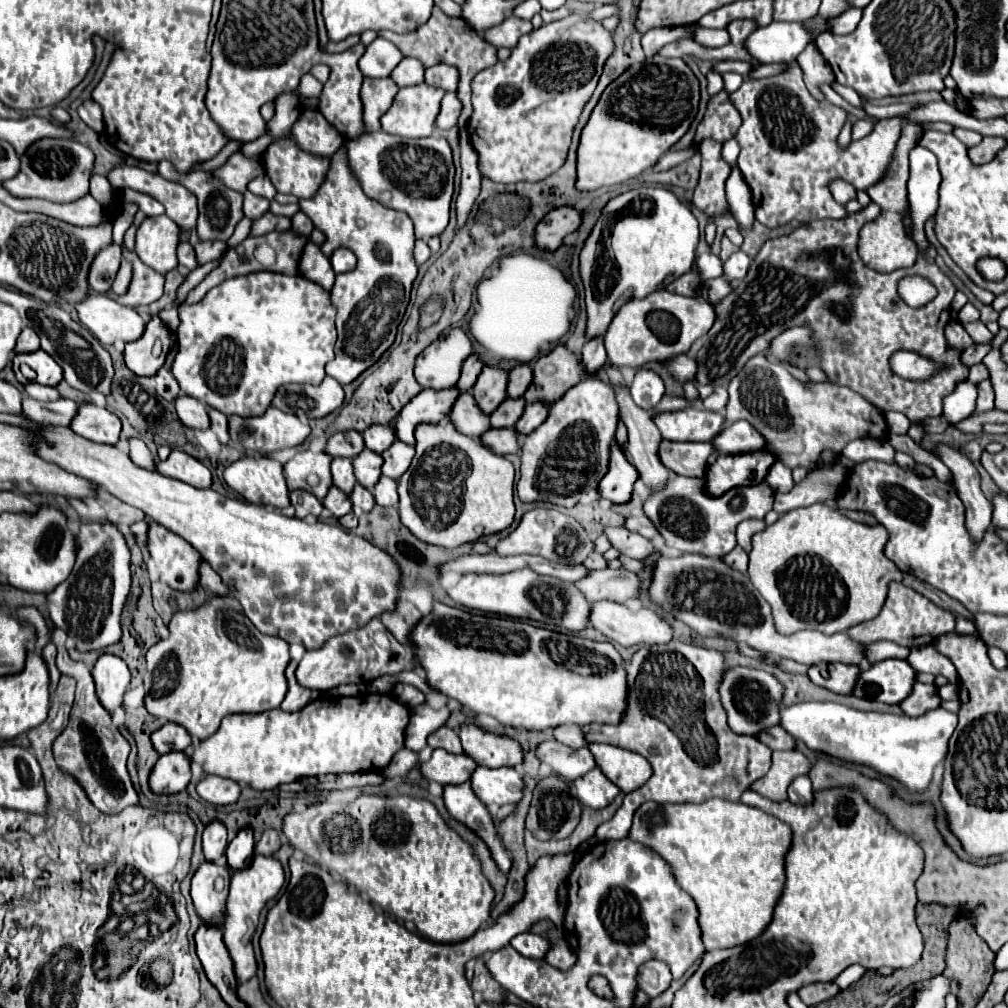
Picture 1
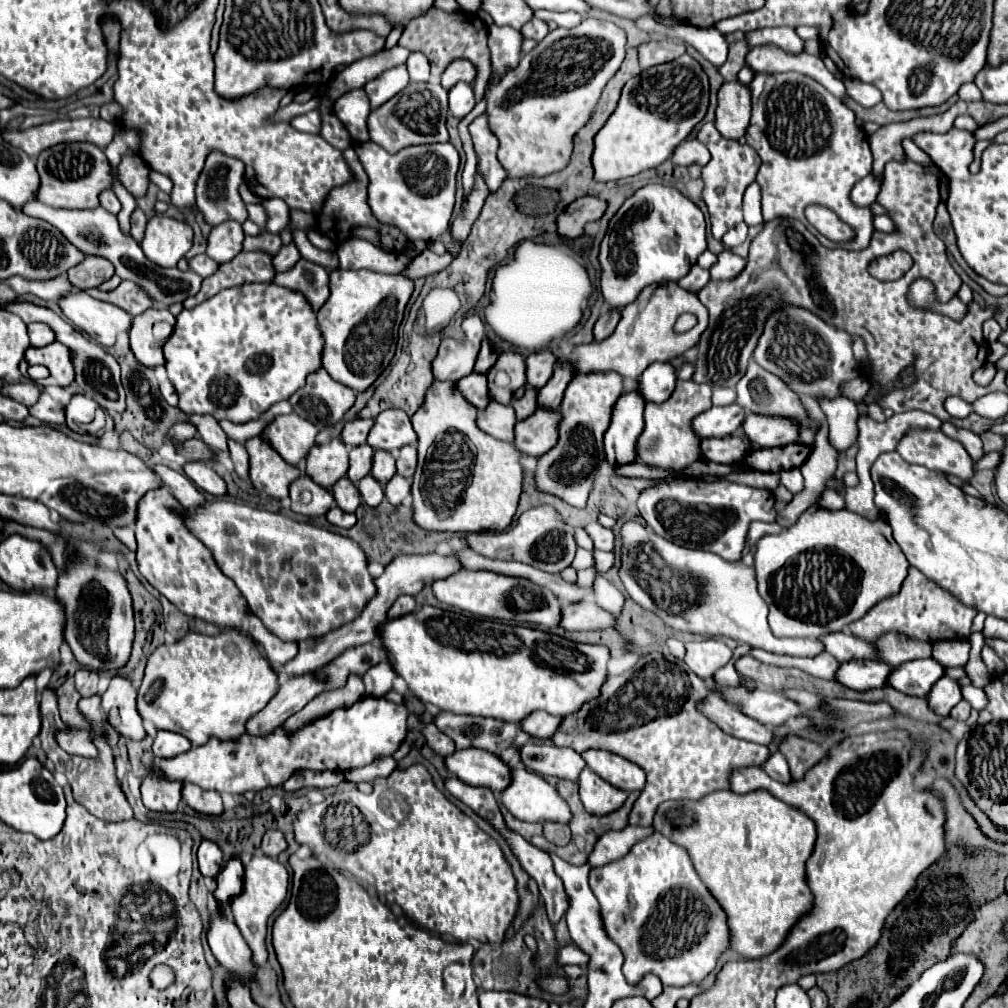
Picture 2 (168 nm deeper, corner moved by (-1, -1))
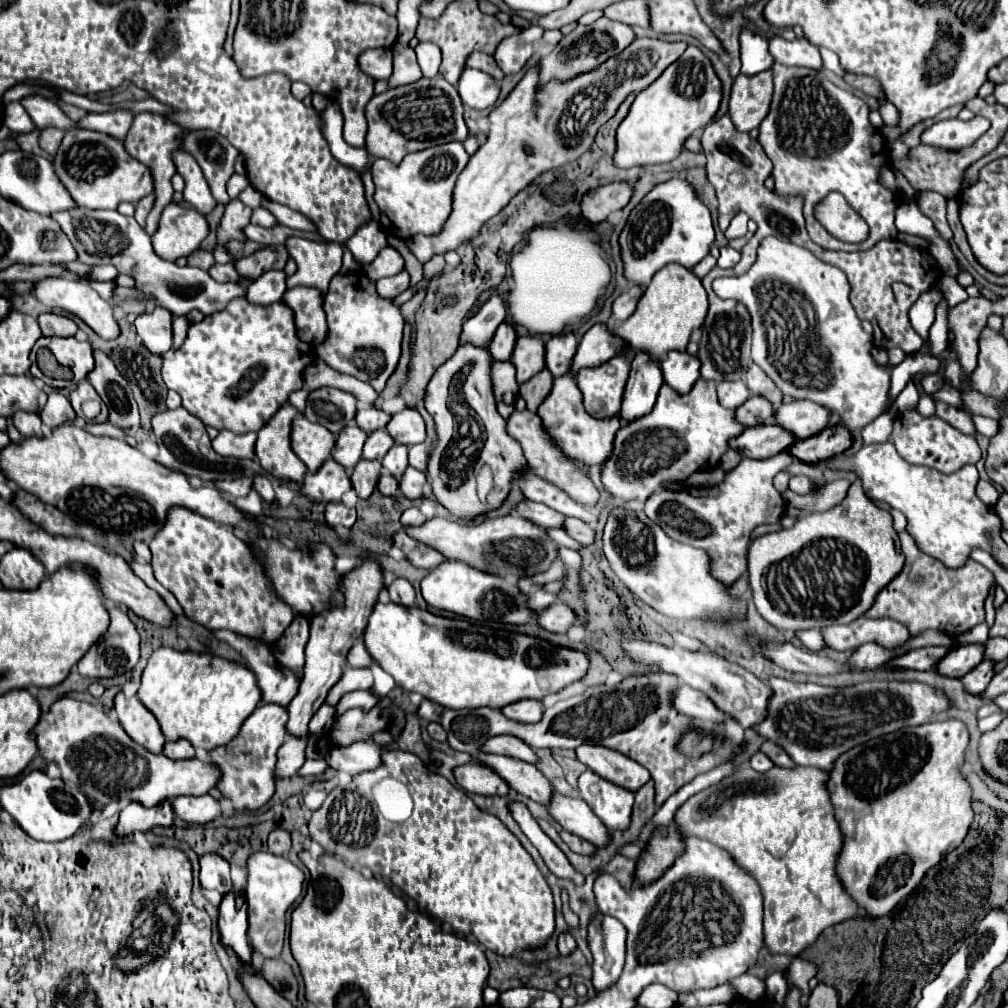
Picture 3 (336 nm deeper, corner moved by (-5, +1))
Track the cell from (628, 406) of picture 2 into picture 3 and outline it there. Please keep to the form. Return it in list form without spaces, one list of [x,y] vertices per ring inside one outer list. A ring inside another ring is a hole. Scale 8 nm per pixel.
[[[637,350],[631,360],[631,374],[621,404],[621,418],[629,422],[651,412],[661,384],[663,372],[659,372],[659,362],[651,358],[649,352]]]

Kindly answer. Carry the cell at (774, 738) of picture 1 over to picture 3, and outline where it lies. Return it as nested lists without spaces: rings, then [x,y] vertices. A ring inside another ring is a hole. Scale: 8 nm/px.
[[[681,684],[679,690],[675,690],[671,704],[675,704],[675,710],[679,714],[689,716],[689,718],[701,718],[707,724],[719,724],[725,720],[723,712],[719,712],[705,694],[697,692],[685,684]]]

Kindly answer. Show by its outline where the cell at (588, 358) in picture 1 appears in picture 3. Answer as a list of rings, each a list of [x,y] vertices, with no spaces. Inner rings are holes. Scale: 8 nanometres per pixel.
[[[631,286],[627,292],[623,292],[615,302],[613,302],[613,318],[617,322],[625,322],[633,312],[635,312],[635,306],[639,302],[639,298],[643,296],[645,288],[643,286]]]

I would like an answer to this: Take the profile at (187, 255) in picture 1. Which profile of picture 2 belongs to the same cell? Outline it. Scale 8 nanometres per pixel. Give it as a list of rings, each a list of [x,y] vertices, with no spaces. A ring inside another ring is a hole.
[[[197,254],[197,256],[193,256],[193,258],[189,260],[189,266],[191,266],[191,270],[197,272],[201,278],[207,278],[207,276],[211,276],[211,274],[217,270],[219,264],[215,264],[215,262],[213,262],[209,256],[205,256],[205,254]]]

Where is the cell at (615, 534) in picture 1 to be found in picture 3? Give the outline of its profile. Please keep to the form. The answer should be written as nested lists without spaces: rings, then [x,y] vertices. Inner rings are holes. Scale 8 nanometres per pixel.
[[[567,518],[563,522],[563,530],[577,542],[581,544],[591,544],[593,542],[593,528],[577,518]]]

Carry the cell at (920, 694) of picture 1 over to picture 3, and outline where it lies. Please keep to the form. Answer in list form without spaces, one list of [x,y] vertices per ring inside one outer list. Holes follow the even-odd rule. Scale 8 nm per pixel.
[[[983,660],[977,668],[973,668],[969,674],[965,674],[965,676],[961,678],[961,682],[963,682],[965,688],[967,688],[969,692],[973,692],[973,694],[983,692],[983,690],[989,686],[991,678],[995,676],[993,668],[995,668],[995,662],[993,662],[993,660]]]

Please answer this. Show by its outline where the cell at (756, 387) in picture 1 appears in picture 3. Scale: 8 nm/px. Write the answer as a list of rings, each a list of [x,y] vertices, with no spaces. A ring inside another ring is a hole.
[[[751,364],[747,374],[745,374],[745,384],[747,388],[751,390],[751,394],[759,394],[759,396],[765,396],[769,402],[773,402],[775,406],[781,404],[781,398],[783,394],[779,392],[779,388],[775,388],[773,380],[767,378],[767,374],[757,366],[757,364]]]

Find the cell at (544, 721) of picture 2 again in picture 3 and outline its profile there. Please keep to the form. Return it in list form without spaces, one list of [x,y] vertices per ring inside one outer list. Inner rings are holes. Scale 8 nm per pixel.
[[[517,700],[515,704],[507,704],[507,708],[501,708],[501,712],[515,722],[539,722],[543,714],[537,700]]]

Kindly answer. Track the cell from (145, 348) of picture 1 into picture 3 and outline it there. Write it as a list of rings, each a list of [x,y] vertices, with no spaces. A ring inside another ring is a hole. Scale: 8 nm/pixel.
[[[155,308],[151,312],[143,312],[135,320],[137,334],[141,336],[143,344],[153,352],[163,356],[173,344],[171,332],[171,312],[167,308]]]

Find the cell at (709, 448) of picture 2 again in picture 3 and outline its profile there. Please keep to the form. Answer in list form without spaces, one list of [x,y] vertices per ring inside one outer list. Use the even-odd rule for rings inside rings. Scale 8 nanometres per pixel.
[[[759,424],[747,428],[741,436],[731,440],[731,448],[737,448],[747,458],[765,460],[771,458],[795,444],[797,438],[793,432],[787,432],[779,424]]]

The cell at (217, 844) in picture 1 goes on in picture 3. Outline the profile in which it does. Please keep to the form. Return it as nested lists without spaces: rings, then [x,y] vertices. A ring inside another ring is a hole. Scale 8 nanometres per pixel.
[[[217,854],[201,856],[201,872],[199,872],[201,886],[205,890],[217,890],[221,896],[231,892],[231,878],[229,878],[229,864]]]

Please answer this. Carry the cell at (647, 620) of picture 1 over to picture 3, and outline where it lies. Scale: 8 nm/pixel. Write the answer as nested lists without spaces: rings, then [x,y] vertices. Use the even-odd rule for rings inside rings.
[[[551,604],[541,610],[537,624],[549,632],[567,632],[573,626],[575,612],[565,604]]]

